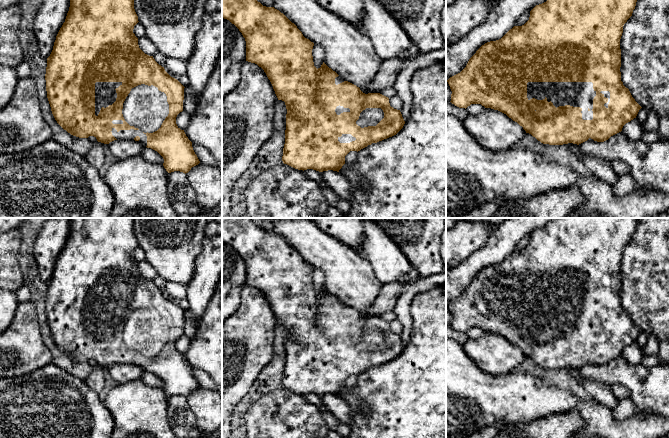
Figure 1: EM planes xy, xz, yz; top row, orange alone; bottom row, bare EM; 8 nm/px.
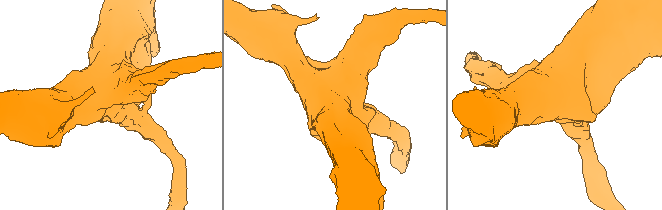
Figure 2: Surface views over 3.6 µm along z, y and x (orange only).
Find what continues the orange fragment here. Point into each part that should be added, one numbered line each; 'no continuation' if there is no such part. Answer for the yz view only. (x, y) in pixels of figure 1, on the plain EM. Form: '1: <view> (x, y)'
1: yz (577, 318)

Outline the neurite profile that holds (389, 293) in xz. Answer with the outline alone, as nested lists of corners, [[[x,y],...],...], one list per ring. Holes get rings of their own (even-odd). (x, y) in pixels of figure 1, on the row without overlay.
[[[412,266],[410,272],[402,277],[399,281],[383,284],[379,294],[372,306],[360,314],[365,317],[379,317],[386,312],[393,312],[398,298],[402,294],[405,286],[412,280],[419,277],[418,271]]]

